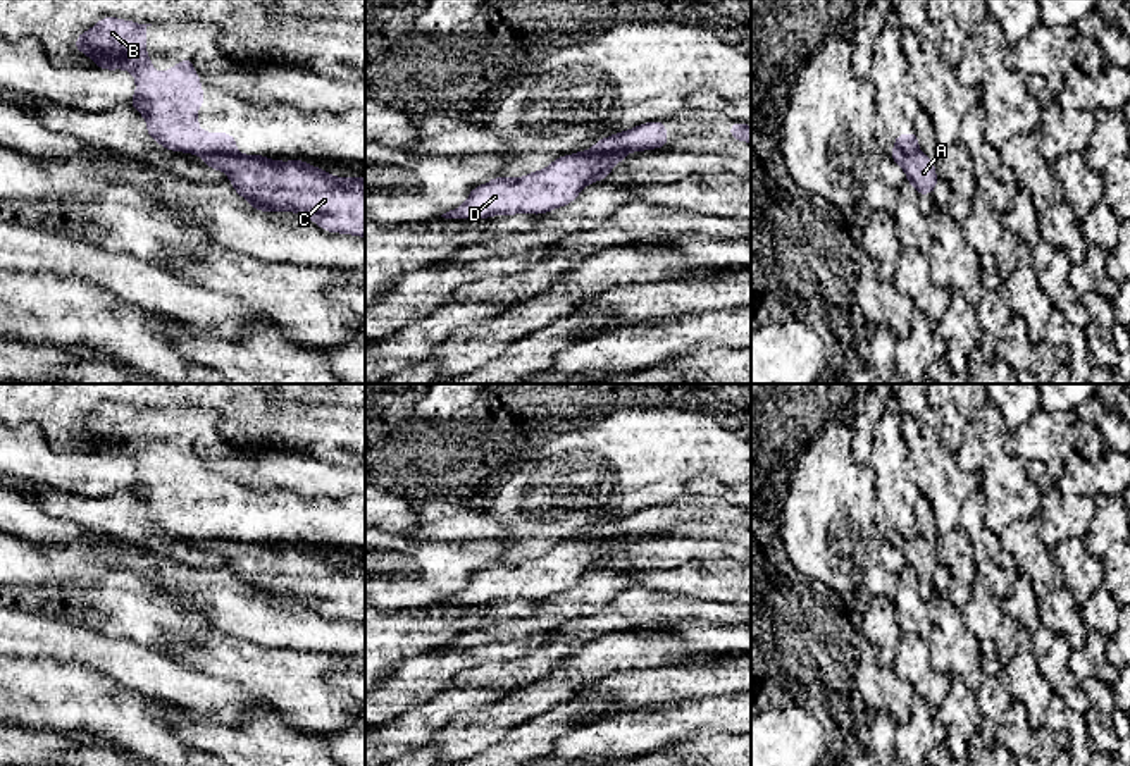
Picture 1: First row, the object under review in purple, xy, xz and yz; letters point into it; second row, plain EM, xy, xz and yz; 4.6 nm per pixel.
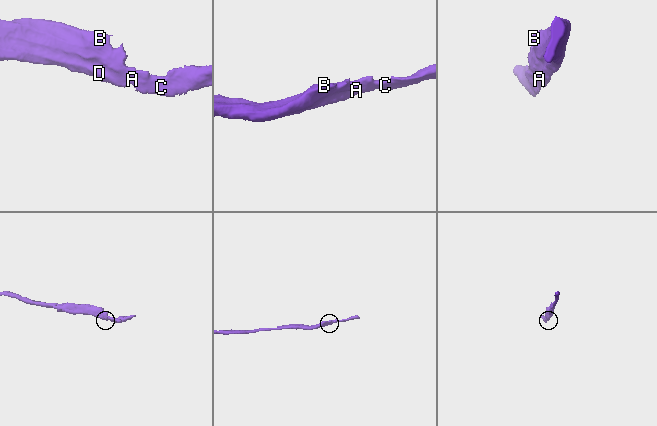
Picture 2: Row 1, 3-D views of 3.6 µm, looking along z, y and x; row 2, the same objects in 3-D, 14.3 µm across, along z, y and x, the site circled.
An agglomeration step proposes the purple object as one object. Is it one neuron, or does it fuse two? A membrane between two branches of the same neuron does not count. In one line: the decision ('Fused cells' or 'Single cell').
Fused cells

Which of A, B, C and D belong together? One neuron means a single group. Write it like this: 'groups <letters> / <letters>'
groups A C D / B

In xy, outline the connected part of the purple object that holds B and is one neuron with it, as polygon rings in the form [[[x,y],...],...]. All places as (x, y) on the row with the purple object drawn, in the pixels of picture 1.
[[[102,17],[90,31],[79,33],[72,48],[90,57],[95,62],[93,67],[102,67],[105,71],[126,69],[133,74],[136,79],[136,93],[127,103],[146,119],[146,134],[165,150],[177,153],[186,151],[200,157],[208,153],[236,153],[236,138],[233,134],[205,133],[198,127],[196,110],[203,105],[205,95],[191,59],[183,59],[162,74],[153,71],[153,62],[146,55],[148,26],[152,24],[140,24],[119,17]]]

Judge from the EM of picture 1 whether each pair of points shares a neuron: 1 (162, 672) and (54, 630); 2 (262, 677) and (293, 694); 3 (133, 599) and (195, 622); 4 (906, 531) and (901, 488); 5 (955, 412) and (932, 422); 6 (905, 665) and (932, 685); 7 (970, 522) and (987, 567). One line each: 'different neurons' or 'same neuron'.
1: same neuron
2: same neuron
3: same neuron
4: same neuron
5: different neurons
6: same neuron
7: same neuron

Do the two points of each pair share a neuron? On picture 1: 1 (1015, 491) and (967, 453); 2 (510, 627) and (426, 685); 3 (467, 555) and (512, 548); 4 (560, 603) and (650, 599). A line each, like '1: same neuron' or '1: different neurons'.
1: same neuron
2: different neurons
3: different neurons
4: different neurons

